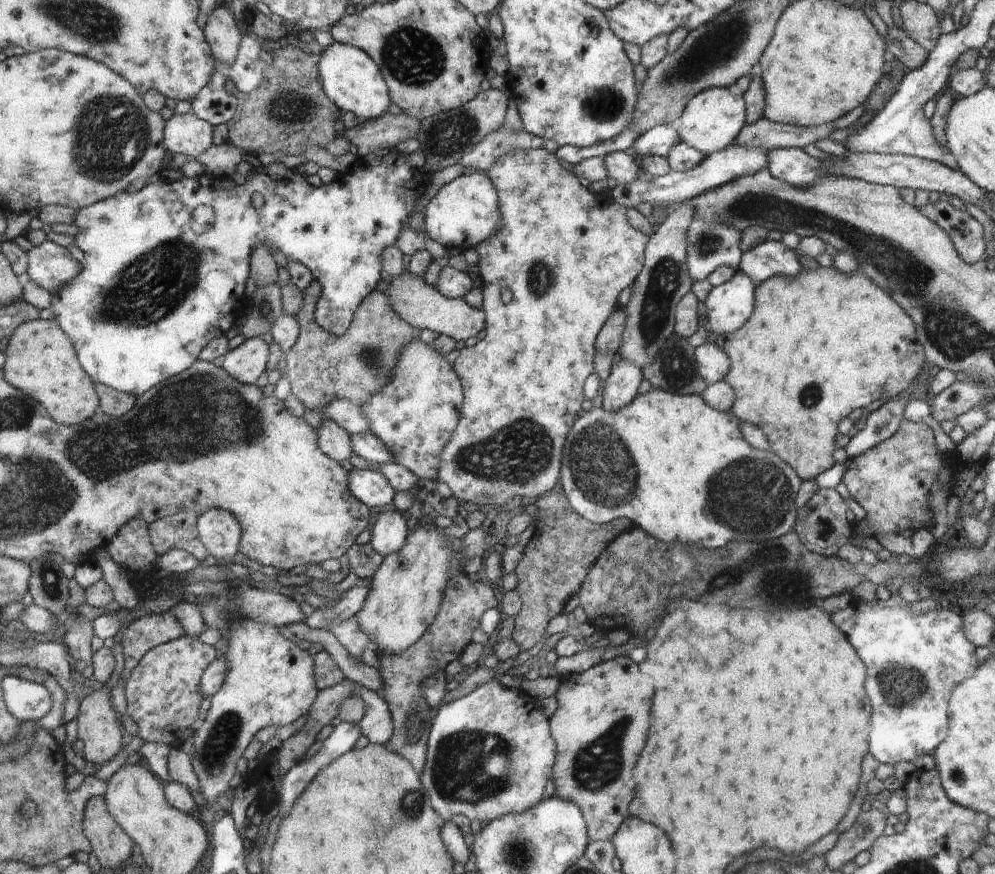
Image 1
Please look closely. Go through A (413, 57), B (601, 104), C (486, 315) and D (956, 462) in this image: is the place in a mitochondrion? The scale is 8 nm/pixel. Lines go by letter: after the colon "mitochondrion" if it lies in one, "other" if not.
A: mitochondrion
B: mitochondrion
C: other
D: other

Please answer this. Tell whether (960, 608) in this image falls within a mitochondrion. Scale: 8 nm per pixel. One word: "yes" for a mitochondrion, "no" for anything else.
no

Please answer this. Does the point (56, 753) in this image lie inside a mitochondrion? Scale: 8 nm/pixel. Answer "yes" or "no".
no

